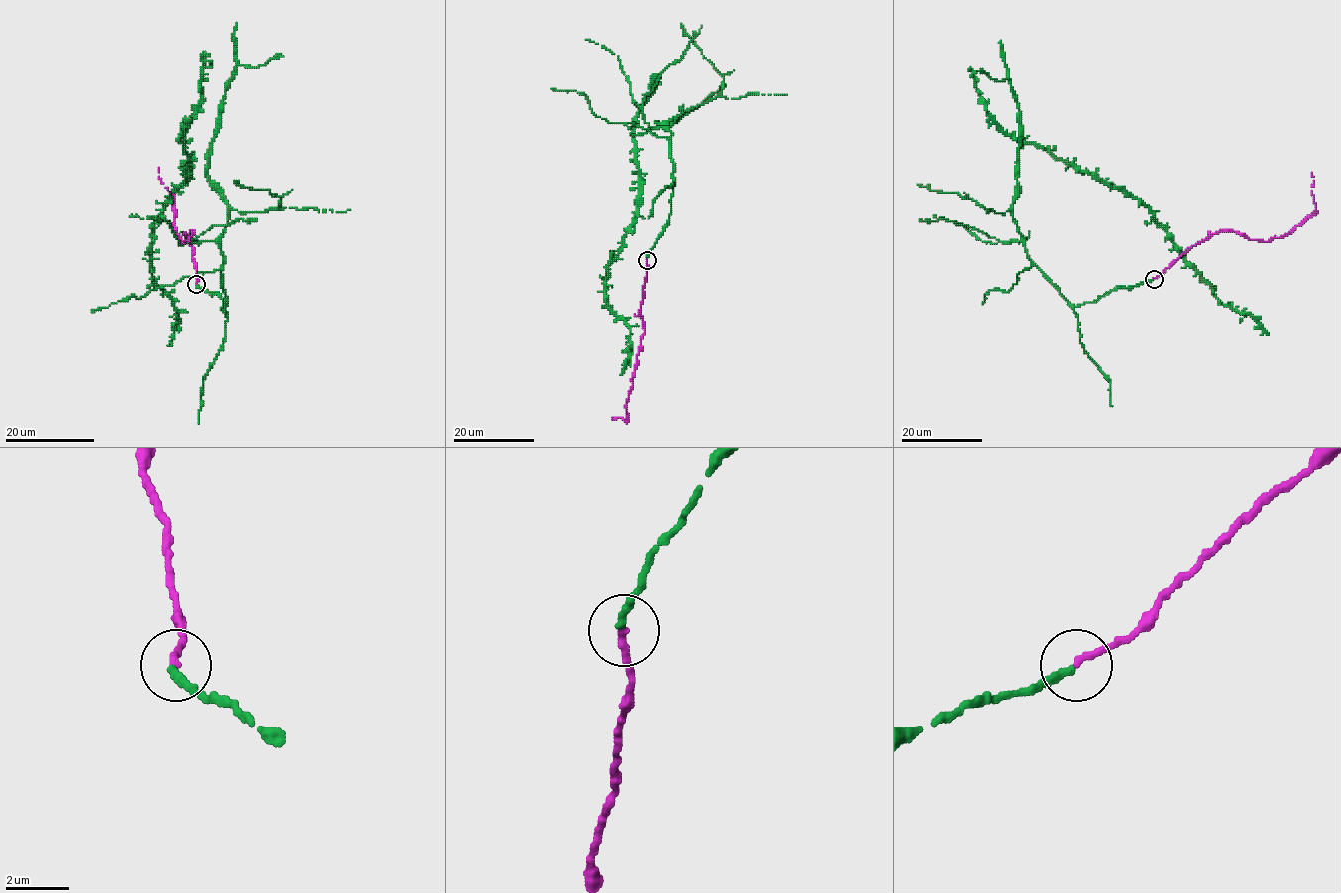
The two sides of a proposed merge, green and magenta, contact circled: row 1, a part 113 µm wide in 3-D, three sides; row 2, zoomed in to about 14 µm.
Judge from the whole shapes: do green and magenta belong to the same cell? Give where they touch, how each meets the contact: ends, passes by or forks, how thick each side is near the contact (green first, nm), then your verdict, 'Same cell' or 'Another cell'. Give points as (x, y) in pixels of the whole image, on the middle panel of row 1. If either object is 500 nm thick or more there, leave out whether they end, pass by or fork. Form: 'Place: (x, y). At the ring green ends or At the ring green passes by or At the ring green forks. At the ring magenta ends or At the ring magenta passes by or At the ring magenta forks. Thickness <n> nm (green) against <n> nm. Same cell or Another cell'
Place: (647, 260). At the ring green ends. At the ring magenta ends. Thickness 300 nm (green) against 280 nm. Same cell

